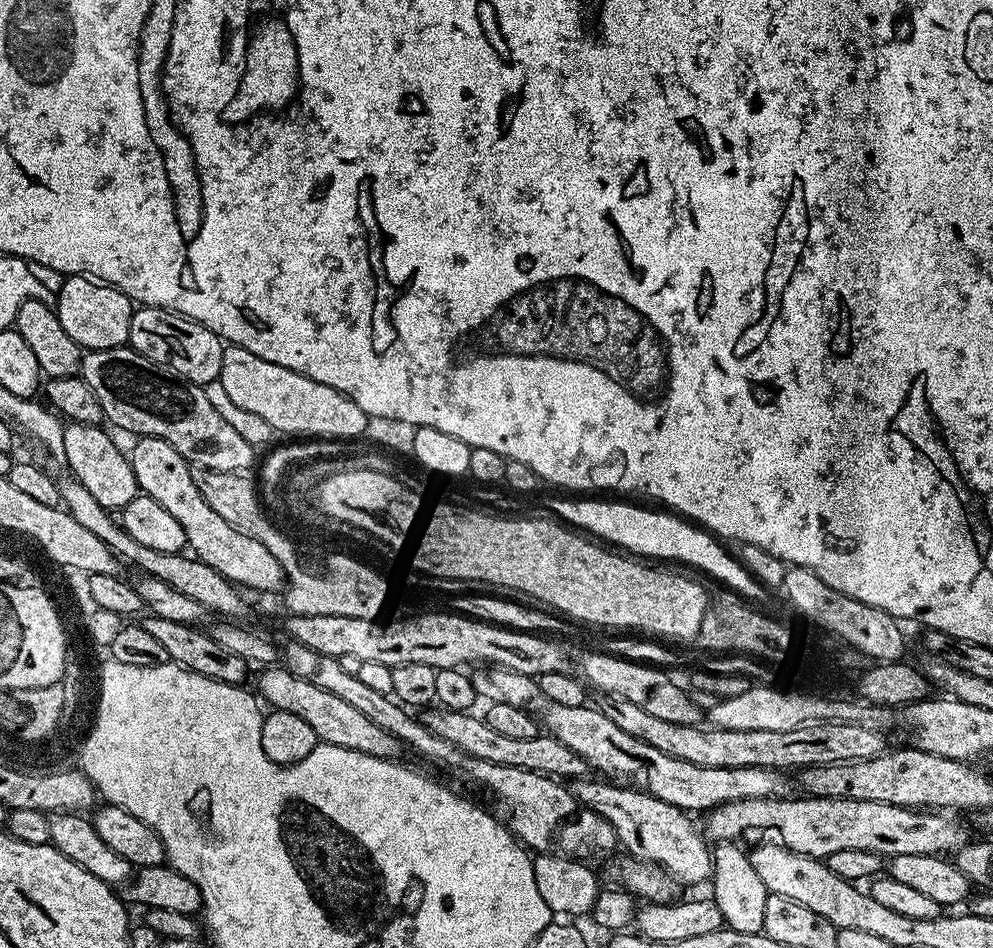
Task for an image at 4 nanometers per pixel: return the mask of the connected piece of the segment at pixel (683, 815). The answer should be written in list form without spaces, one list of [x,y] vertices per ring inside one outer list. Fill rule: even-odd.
[[[604,778],[592,779],[573,779],[570,784],[572,795],[575,796],[576,803],[594,810],[594,814],[602,814],[602,818],[614,826],[616,839],[629,852],[629,857],[660,865],[681,885],[700,884],[711,877],[712,854],[709,841],[697,825],[697,829],[692,825],[693,817],[689,813],[670,802],[662,802],[662,798],[654,798],[635,786],[609,782]]]

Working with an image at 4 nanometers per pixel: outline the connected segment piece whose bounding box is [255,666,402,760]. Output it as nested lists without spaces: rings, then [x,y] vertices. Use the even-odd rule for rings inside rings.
[[[268,666],[261,672],[264,673],[256,680],[257,689],[255,688],[255,691],[258,696],[258,691],[260,691],[260,696],[269,704],[267,706],[269,709],[285,712],[286,714],[298,714],[298,718],[303,718],[310,726],[310,730],[314,730],[317,741],[342,746],[346,750],[354,750],[362,754],[370,754],[374,758],[382,758],[383,760],[396,760],[399,757],[398,754],[402,751],[400,740],[394,738],[394,734],[386,734],[386,730],[382,730],[382,726],[370,722],[370,718],[365,718],[359,710],[354,710],[354,706],[349,706],[342,698],[322,690],[322,686],[314,686],[314,682],[306,682],[302,678],[292,676],[287,668],[283,666]]]

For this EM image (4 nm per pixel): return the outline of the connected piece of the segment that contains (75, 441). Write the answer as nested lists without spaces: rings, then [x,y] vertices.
[[[69,423],[64,429],[62,460],[68,463],[74,479],[90,490],[94,502],[109,510],[123,510],[138,494],[134,470],[125,449],[123,452],[104,430],[95,424]]]

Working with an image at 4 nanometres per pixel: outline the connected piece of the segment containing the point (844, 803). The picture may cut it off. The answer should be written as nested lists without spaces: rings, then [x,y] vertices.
[[[808,796],[804,800],[785,798],[783,800],[739,800],[713,808],[707,813],[705,824],[702,824],[707,839],[712,842],[730,840],[735,842],[744,839],[748,846],[757,844],[777,844],[789,848],[792,852],[813,856],[824,860],[838,850],[870,850],[882,858],[891,858],[898,854],[930,854],[944,856],[955,854],[970,839],[970,833],[960,824],[947,820],[947,815],[936,810],[917,810],[903,808],[886,802],[858,802],[846,798],[818,798]]]

